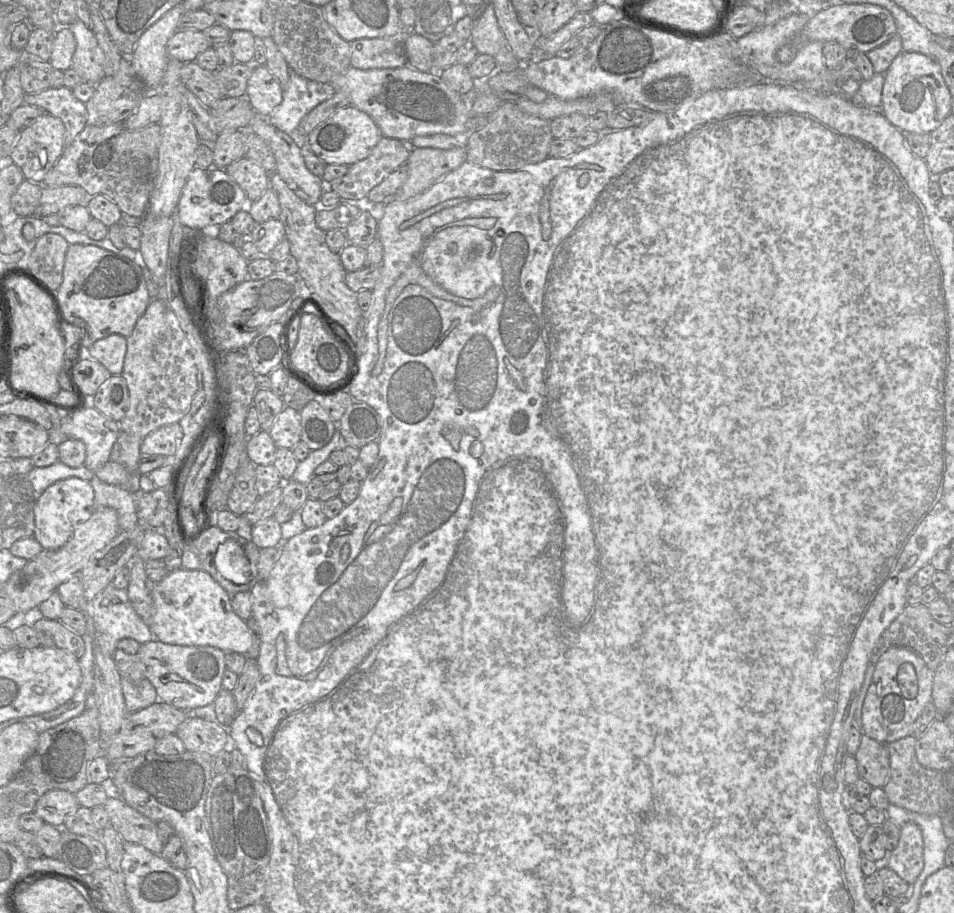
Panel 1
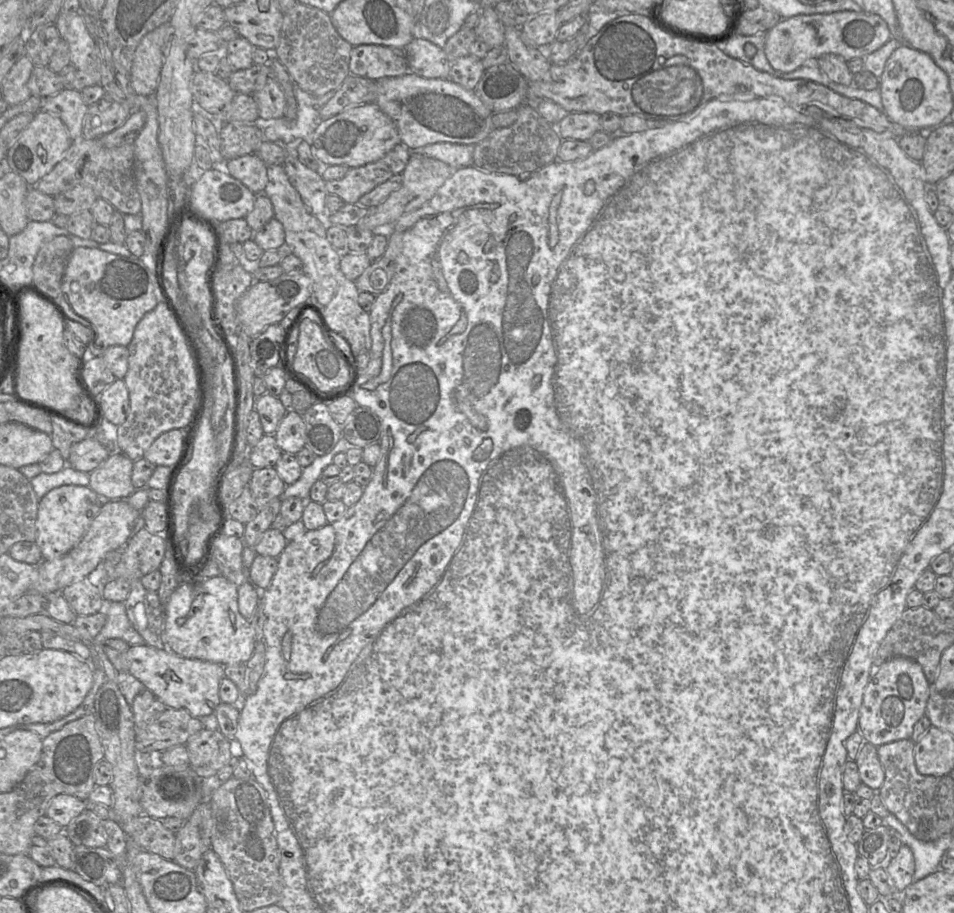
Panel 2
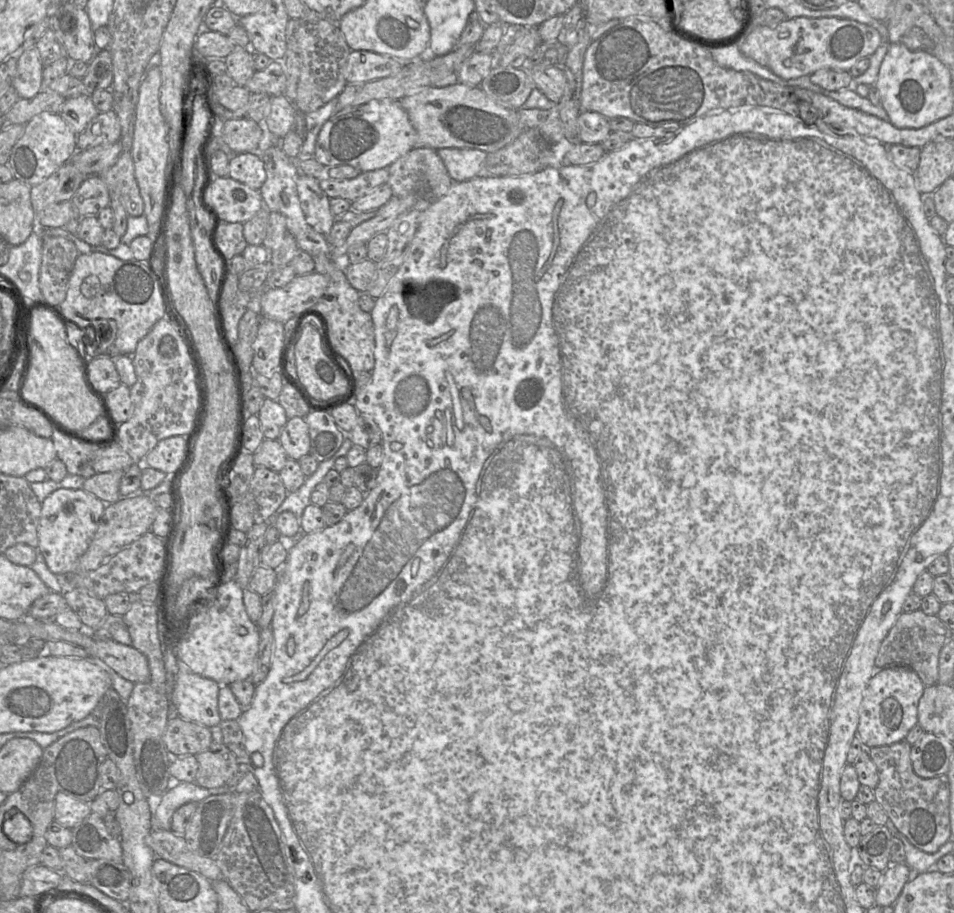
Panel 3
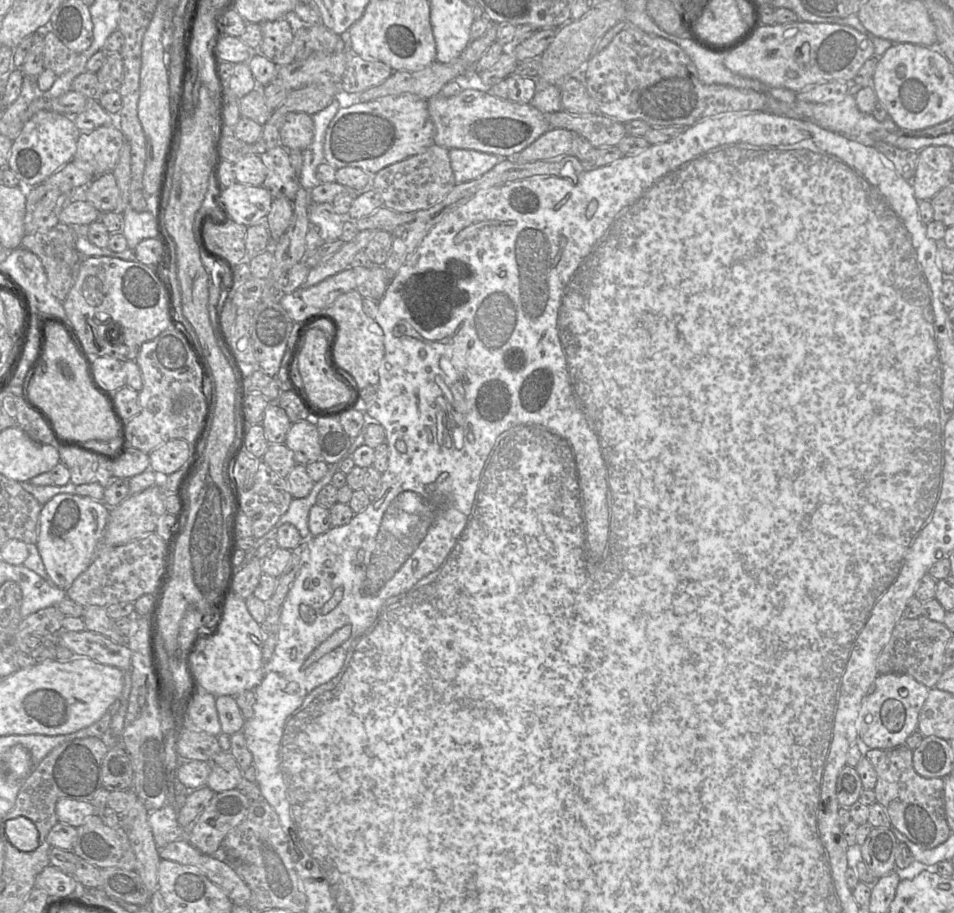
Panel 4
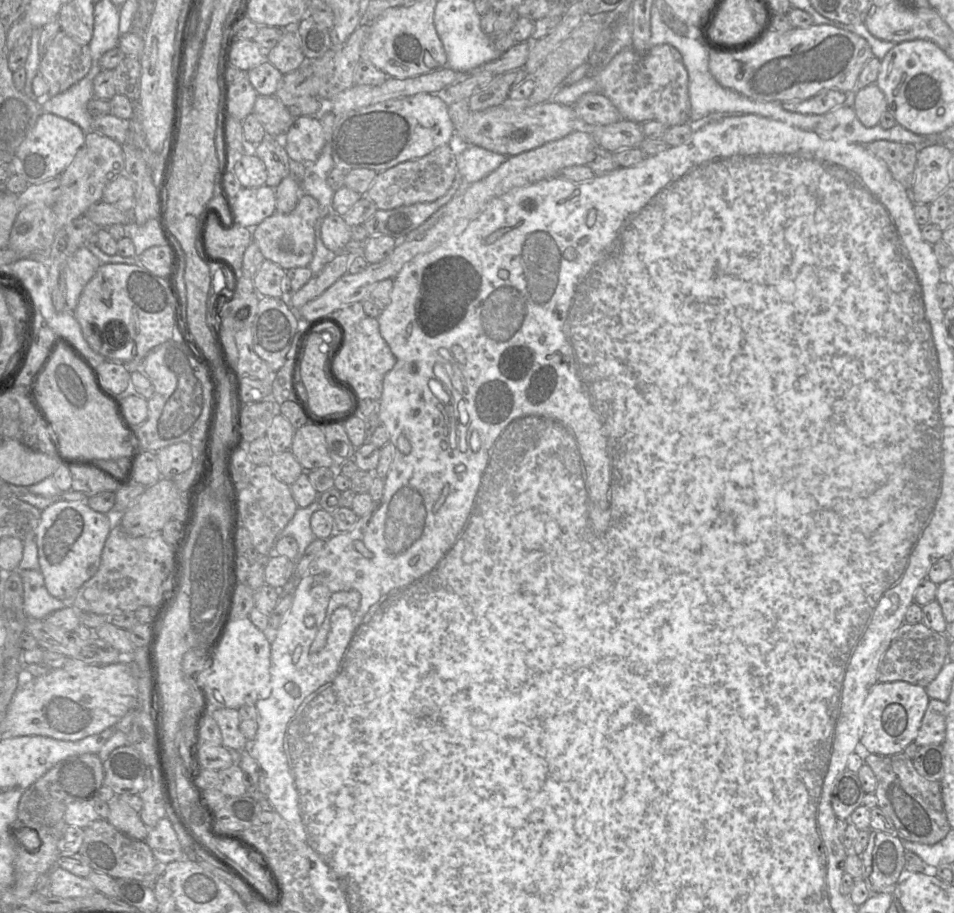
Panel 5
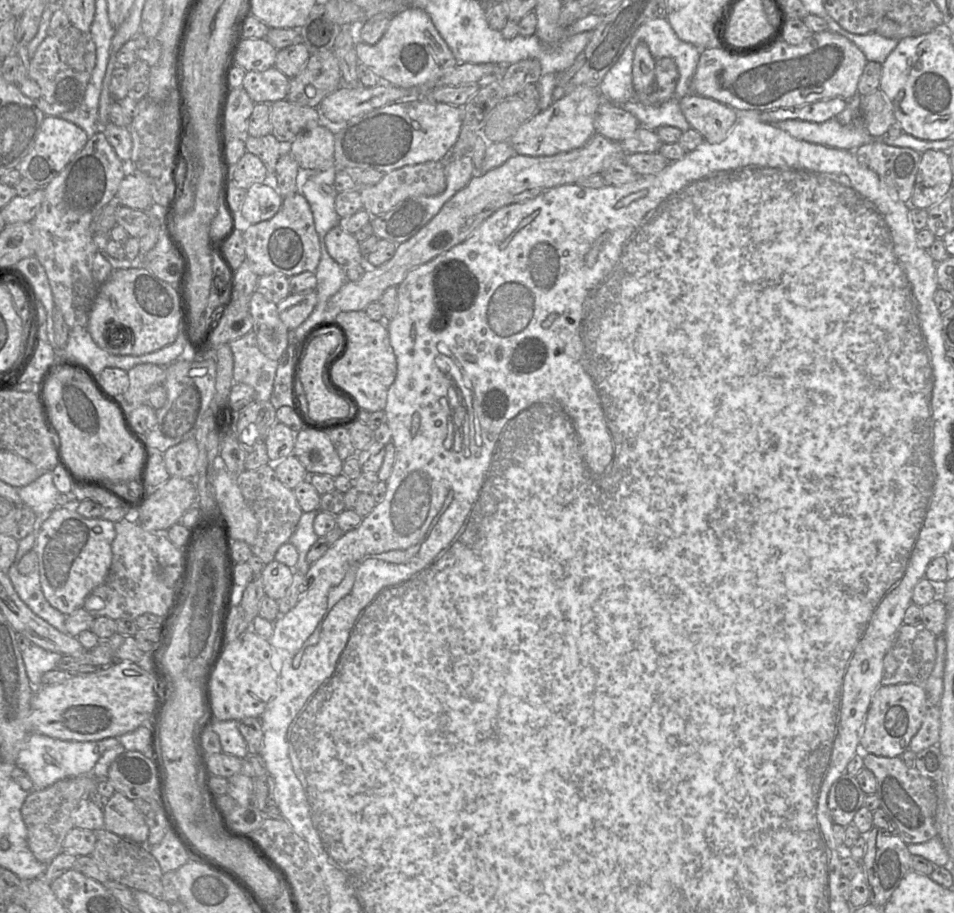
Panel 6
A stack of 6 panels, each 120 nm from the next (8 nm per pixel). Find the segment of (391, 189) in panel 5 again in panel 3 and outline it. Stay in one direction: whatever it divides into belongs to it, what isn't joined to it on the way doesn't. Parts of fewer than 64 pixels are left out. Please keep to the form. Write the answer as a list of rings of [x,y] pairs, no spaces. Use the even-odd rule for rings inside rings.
[[[416,146],[389,167],[387,184],[395,197],[418,195],[419,201],[434,201],[444,196],[453,181],[437,151]]]

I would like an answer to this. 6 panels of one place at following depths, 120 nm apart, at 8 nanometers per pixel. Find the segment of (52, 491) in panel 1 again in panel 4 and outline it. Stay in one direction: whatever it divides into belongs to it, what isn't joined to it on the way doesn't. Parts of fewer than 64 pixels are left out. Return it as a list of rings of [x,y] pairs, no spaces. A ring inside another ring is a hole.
[[[57,494],[42,506],[36,545],[51,583],[67,590],[90,566],[101,547],[109,514],[102,501],[76,494]]]

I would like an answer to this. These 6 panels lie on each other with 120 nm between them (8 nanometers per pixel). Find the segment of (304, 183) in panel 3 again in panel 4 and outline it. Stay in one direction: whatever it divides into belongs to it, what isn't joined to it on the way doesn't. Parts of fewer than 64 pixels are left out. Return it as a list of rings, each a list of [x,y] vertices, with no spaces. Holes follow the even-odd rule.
[[[310,203],[309,221],[315,227],[323,242],[334,242],[342,234],[345,218],[329,203]]]

